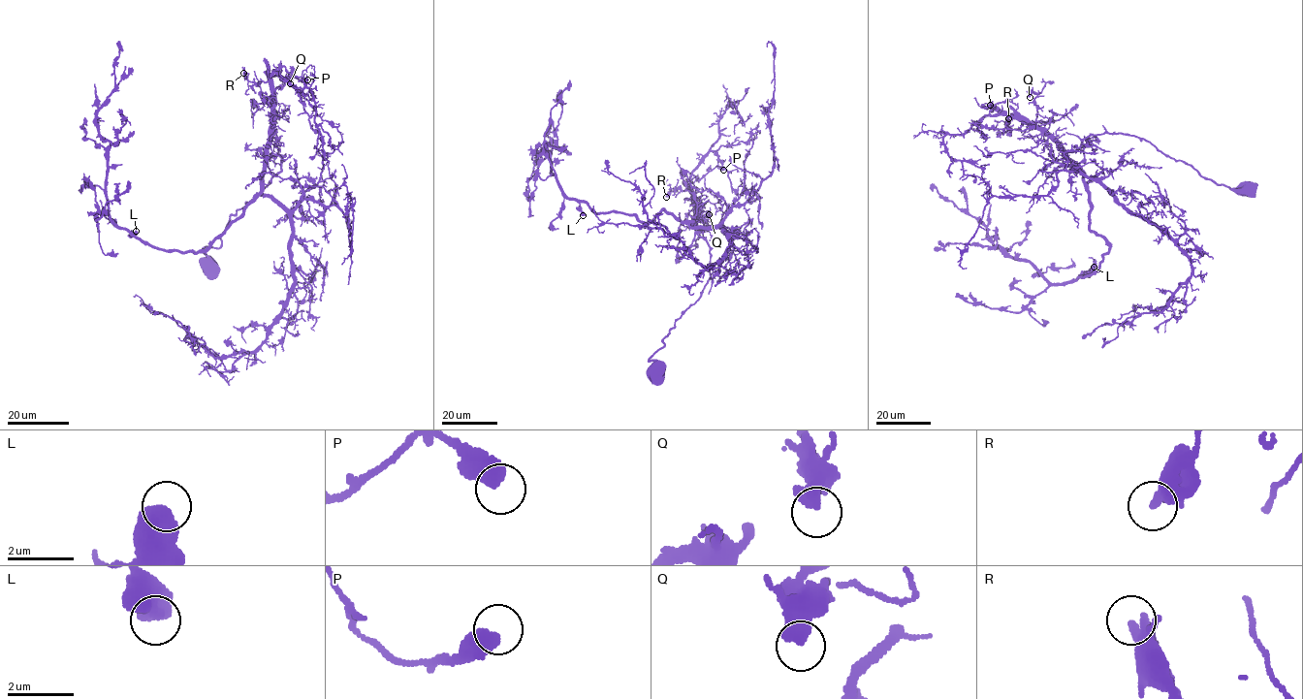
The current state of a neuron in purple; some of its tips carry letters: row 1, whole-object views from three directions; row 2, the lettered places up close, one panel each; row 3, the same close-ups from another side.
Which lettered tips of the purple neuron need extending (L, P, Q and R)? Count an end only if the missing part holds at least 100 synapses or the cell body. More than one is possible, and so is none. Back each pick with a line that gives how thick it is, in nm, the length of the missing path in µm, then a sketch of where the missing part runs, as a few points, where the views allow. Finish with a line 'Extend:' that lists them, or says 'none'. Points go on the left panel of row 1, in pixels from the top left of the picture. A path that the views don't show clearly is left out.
Extend: none

